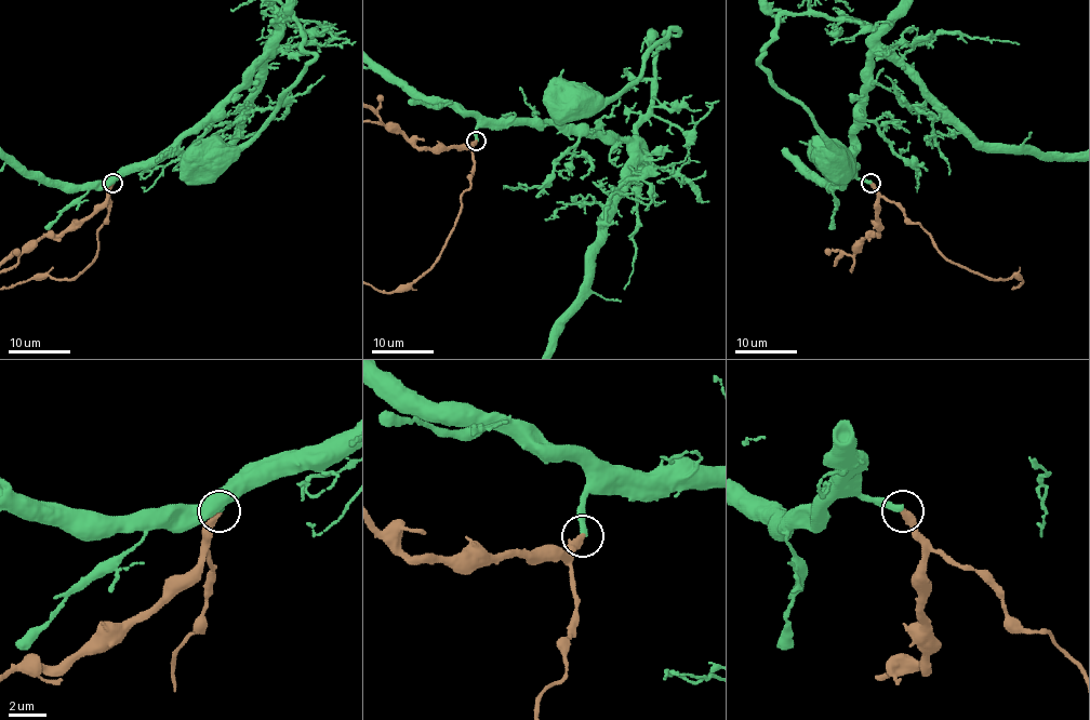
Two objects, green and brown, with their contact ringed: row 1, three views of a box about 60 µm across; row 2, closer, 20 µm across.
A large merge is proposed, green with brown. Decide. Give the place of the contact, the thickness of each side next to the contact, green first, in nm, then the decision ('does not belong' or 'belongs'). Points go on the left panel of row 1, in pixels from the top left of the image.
(113, 183) | 360/420 nm | belongs

